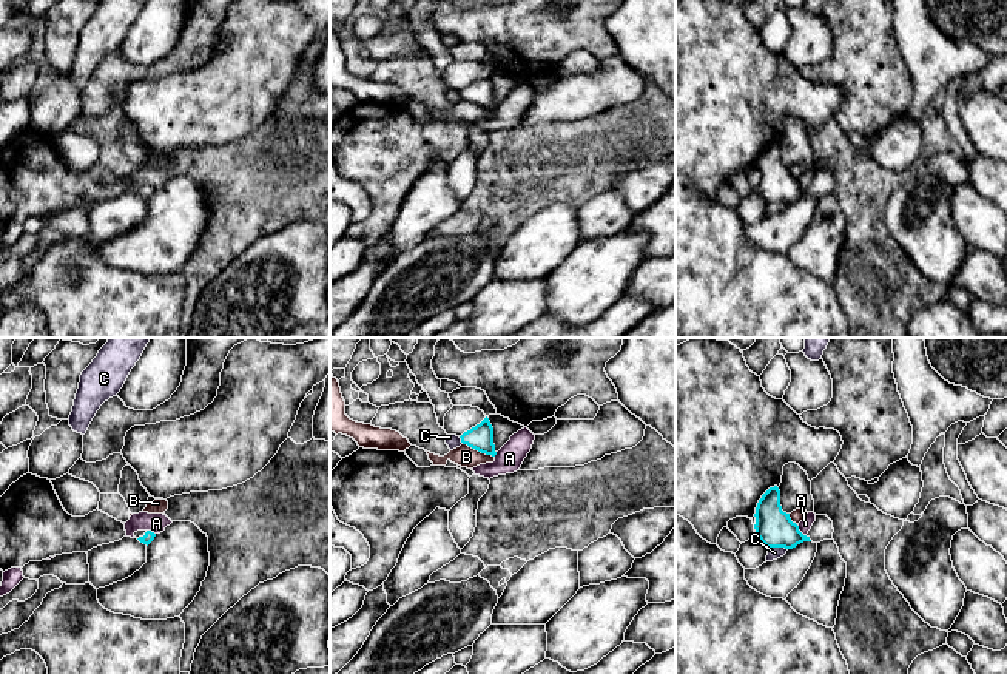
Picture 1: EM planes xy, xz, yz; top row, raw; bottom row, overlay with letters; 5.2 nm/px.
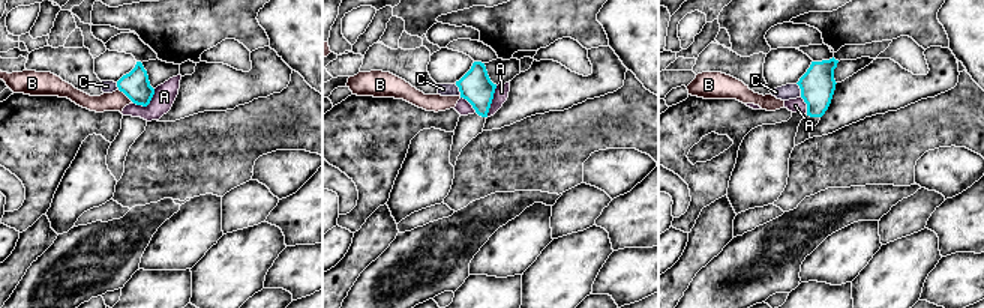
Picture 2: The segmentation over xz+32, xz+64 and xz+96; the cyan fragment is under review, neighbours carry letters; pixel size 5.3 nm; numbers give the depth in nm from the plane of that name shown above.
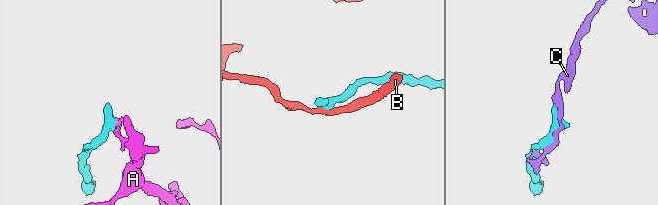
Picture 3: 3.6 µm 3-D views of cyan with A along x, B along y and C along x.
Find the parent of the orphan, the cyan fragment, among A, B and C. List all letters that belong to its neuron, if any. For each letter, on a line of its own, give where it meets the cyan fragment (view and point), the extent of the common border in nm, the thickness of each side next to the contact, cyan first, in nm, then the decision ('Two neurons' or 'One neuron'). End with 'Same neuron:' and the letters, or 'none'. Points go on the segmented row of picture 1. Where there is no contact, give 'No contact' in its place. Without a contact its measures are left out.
A: Touches cyan at yz (799, 531). Shared border 80 nm. Thickness 190 nm (cyan) against 70 nm. Two neurons
B: Touches cyan at xz (478, 451). Shared border 180 nm. Thickness 130 nm (cyan) against 110 nm. Two neurons
C: Touches cyan at yz (777, 546). Shared border 100 nm. Thickness 190 nm (cyan) against 60 nm. Two neurons
Same neuron: none

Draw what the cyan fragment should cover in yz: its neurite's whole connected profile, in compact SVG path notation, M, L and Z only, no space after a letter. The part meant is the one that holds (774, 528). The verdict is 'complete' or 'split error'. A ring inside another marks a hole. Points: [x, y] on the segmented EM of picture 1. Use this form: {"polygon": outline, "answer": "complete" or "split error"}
{"polygon": "M777 486L770 487L756 507L756 534L768 548L793 549L803 541L820 543L833 540L833 521L827 515L816 515L816 521L807 535L791 521L790 514L782 511L780 490Z", "answer": "split error"}

